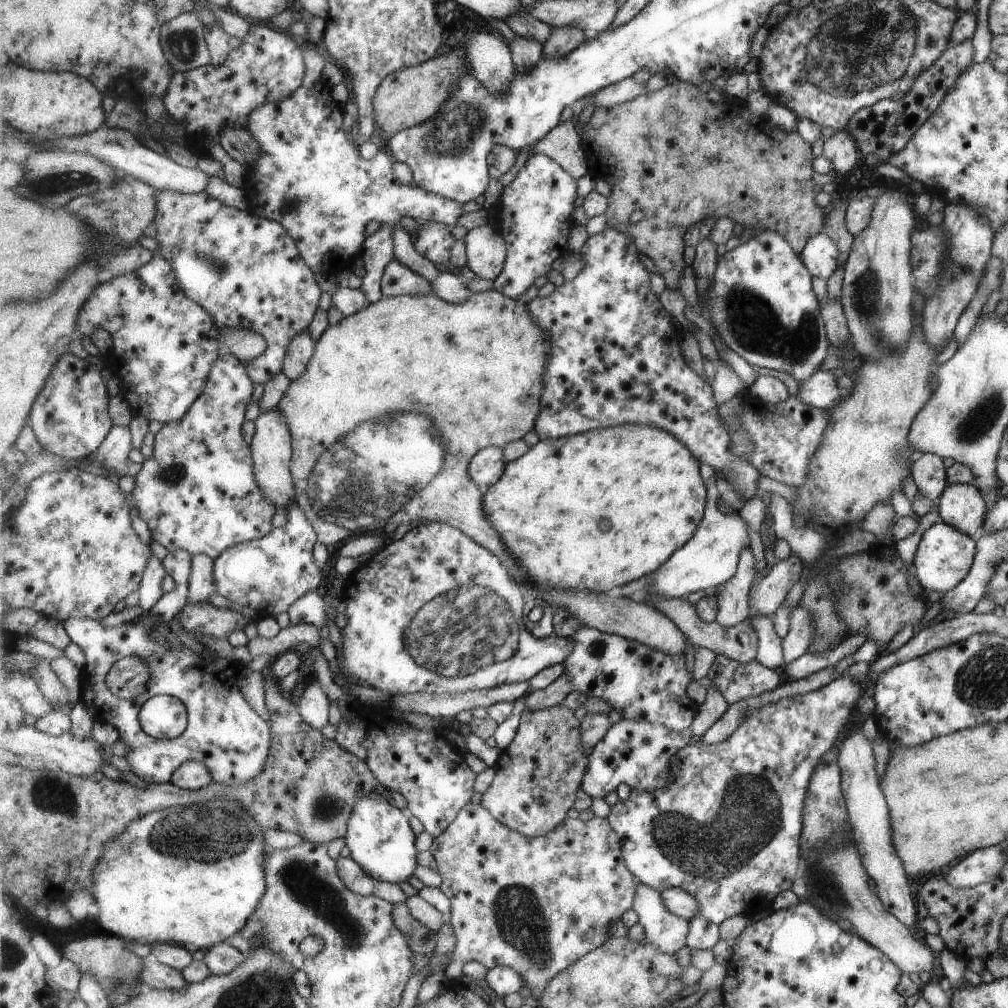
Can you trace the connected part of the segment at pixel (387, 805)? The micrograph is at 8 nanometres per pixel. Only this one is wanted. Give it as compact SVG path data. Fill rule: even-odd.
M379 790L363 797L354 807L348 820L348 833L345 844L351 855L363 870L377 881L408 882L417 868L417 836L409 824L410 813L399 810L388 801Z

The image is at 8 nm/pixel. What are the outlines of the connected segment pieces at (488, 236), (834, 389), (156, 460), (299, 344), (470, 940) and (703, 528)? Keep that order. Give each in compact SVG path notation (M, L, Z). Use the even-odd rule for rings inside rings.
M493 224L471 229L466 234L468 267L485 280L497 280L508 260L509 243Z
M831 369L817 371L805 381L797 383L799 389L798 399L809 406L817 407L827 411L835 407L835 404L843 398L843 392L835 383L837 377L833 375Z
M222 351L220 358L214 363L205 392L194 402L189 412L180 421L171 421L165 424L156 434L153 454L145 459L139 474L135 477L134 488L130 497L135 500L135 512L148 525L151 532L151 540L157 541L169 551L186 550L192 555L206 554L216 559L229 547L240 545L245 541L256 541L266 537L274 529L273 516L277 514L277 507L263 494L256 479L254 458L251 445L245 442L243 428L245 422L245 410L253 398L254 382L244 365L243 360Z
M309 330L301 333L289 343L282 372L292 381L305 372L309 361L313 358L317 343Z
M469 803L461 810L456 820L452 822L452 825L443 834L433 838L433 843L429 850L437 860L437 869L443 877L440 887L452 902L452 913L449 915L449 922L454 926L458 938L458 945L449 956L450 964L445 970L445 976L454 984L455 980L459 980L462 976L461 966L470 960L480 962L487 969L492 969L497 965L513 967L525 977L525 985L533 993L533 997L530 1000L533 1005L537 1004L539 996L543 994L557 974L568 969L574 962L579 961L580 958L583 958L586 954L599 948L605 941L609 940L609 937L612 936L609 933L611 922L619 920L629 908L632 908L636 892L641 884L640 878L633 874L625 860L620 834L615 830L608 817L602 818L596 815L588 821L578 818L566 818L563 824L550 831L549 834L531 838L509 828L505 823L496 819L483 805Z
M701 464L701 478L708 490L706 513L693 538L650 576L651 583L645 592L664 597L683 598L697 590L708 590L726 583L735 576L740 558L752 544L752 534L748 522L737 513L724 513L717 508L717 489L721 481L716 476L716 468Z

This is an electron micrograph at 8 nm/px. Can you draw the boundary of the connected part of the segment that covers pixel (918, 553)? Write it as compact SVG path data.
M935 522L921 535L920 542L912 558L914 576L923 592L935 590L940 594L947 593L963 581L972 566L975 556L976 541L963 534L956 527L943 522Z

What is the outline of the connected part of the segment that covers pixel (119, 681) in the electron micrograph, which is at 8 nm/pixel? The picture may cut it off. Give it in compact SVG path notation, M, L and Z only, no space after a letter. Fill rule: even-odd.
M127 655L112 666L108 674L108 687L122 699L136 699L148 691L152 674L149 663L137 655Z

